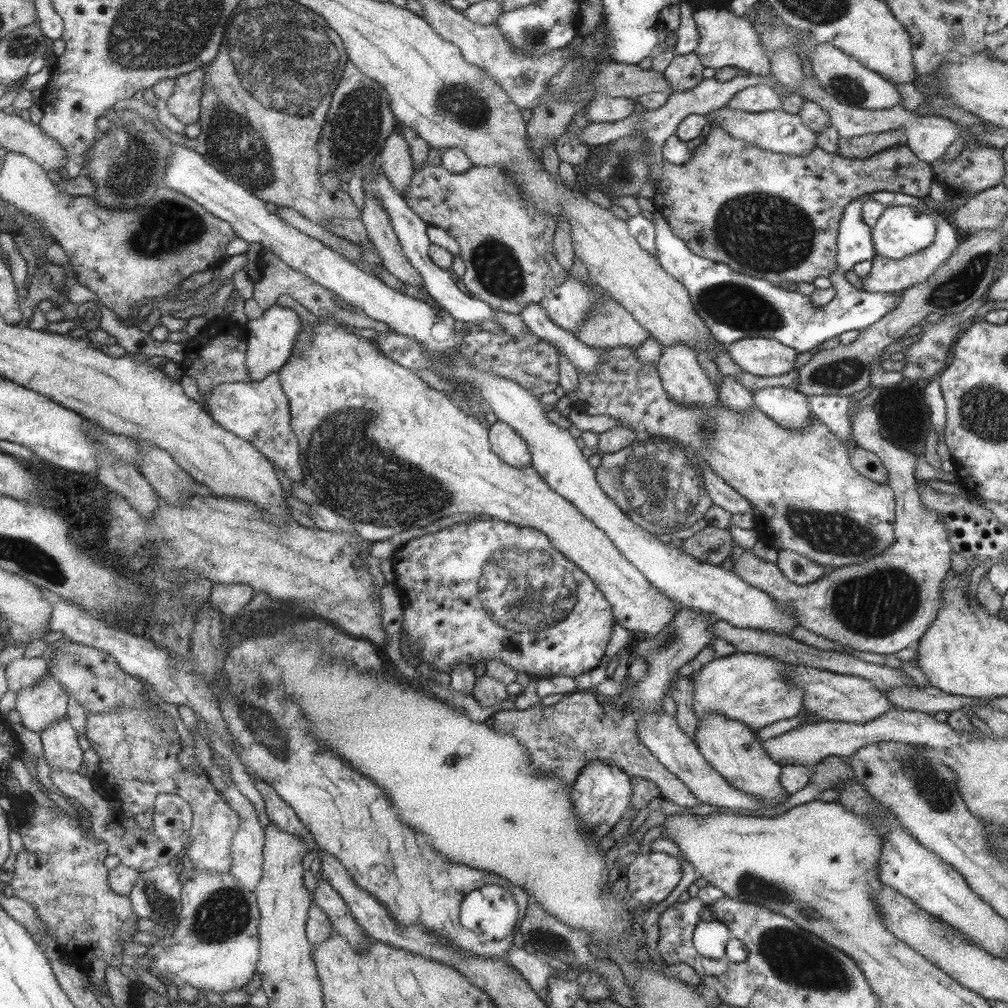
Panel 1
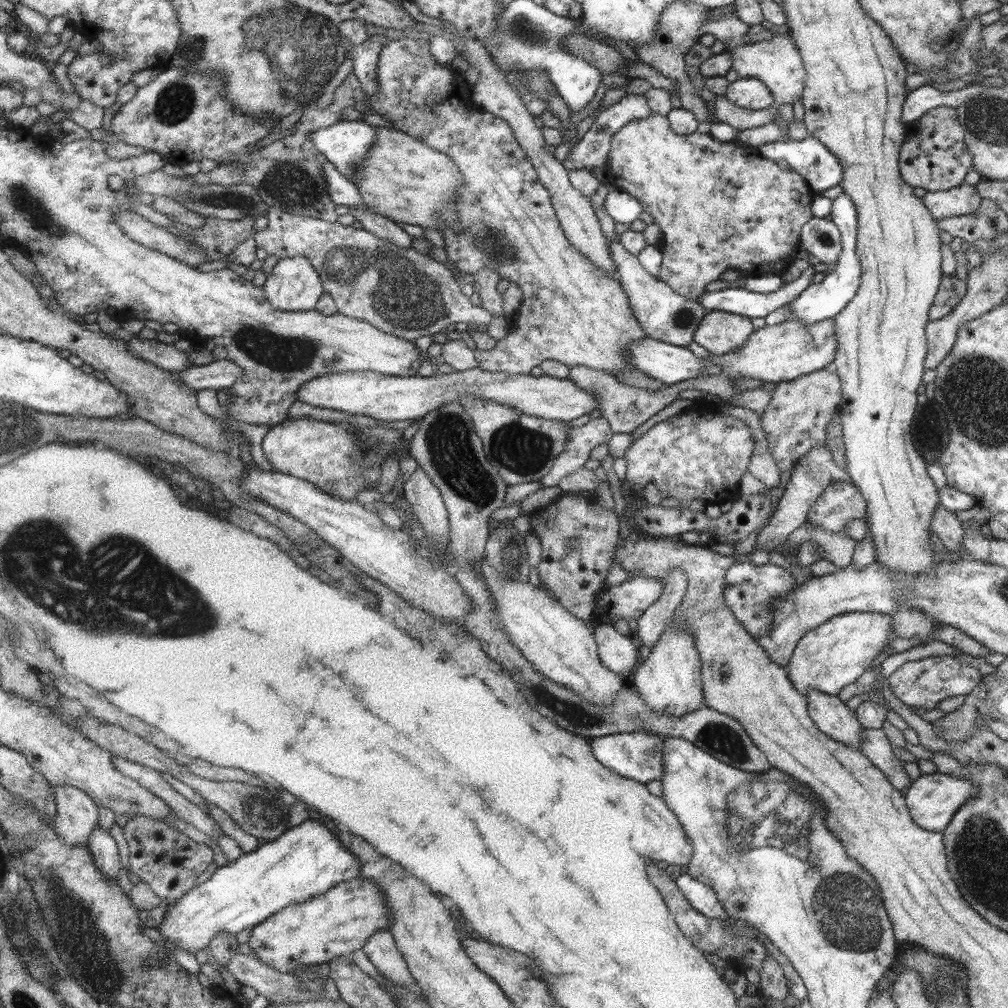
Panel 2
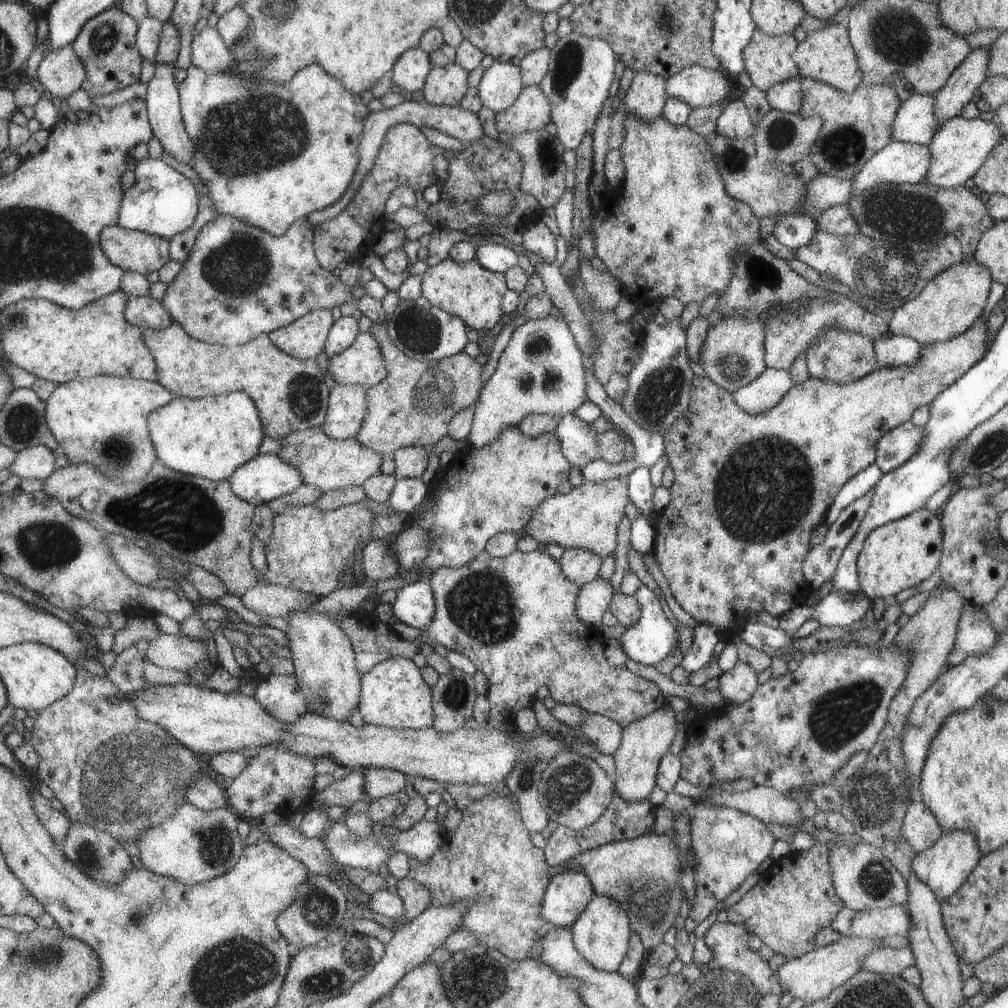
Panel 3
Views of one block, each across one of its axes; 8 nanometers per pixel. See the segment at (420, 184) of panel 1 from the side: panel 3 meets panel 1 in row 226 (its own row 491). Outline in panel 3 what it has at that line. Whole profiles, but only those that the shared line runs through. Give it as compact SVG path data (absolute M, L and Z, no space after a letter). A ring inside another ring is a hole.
M509 425L499 430L497 436L495 436L489 444L485 444L485 446L478 449L469 448L459 455L456 455L448 466L442 468L440 474L436 478L435 488L439 489L439 494L435 500L435 504L433 504L433 508L423 508L423 512L425 514L423 514L420 518L417 518L417 520L413 519L413 512L409 514L409 516L411 516L411 523L413 525L423 527L424 531L430 536L430 545L428 546L427 556L421 561L420 566L415 570L415 572L418 573L420 571L424 571L427 568L430 568L431 570L435 570L439 567L459 568L462 564L474 559L479 552L483 551L491 536L497 535L498 533L517 533L525 528L526 524L530 522L534 508L538 507L538 504L542 503L543 499L554 495L556 493L555 488L557 488L557 484L568 478L570 467L569 461L563 456L559 439L555 436L553 431L543 433L539 436L528 437L522 434L519 426L515 425Z

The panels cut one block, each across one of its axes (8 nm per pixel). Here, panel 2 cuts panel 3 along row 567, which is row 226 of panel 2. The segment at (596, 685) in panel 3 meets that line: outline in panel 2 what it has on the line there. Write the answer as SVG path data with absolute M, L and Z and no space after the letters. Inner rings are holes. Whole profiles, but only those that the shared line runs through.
M401 37L397 40L391 40L389 44L384 46L380 50L380 54L377 62L377 70L375 70L375 77L377 77L377 92L373 96L367 96L365 93L365 101L363 106L375 111L375 113L385 117L389 121L389 125L398 131L407 133L410 137L414 137L417 140L421 140L426 145L430 145L432 149L436 149L439 152L445 153L450 157L451 161L457 165L459 173L461 173L461 184L456 191L455 202L455 215L457 215L457 225L459 228L449 228L445 224L441 224L437 230L441 233L441 237L444 242L444 251L448 260L452 262L455 270L462 276L470 278L475 272L483 267L489 267L489 269L495 269L495 273L499 275L499 278L508 280L509 283L517 284L517 287L521 289L521 304L519 305L519 316L517 316L516 327L507 332L507 334L496 341L491 350L482 351L477 348L471 350L475 355L475 361L477 361L477 367L487 372L505 372L508 375L529 375L529 370L539 366L543 360L554 360L565 364L569 368L571 366L587 366L587 368L593 368L599 371L605 371L611 375L617 374L617 372L623 372L627 368L632 368L627 363L627 351L625 348L633 342L639 342L641 338L646 338L643 329L639 327L637 318L634 313L631 312L630 301L627 300L626 292L613 278L609 278L607 274L603 274L601 270L595 264L591 264L590 260L587 260L586 256L583 256L578 249L570 244L567 240L566 234L562 230L562 226L558 222L557 214L554 212L554 207L550 203L550 194L544 188L542 183L538 180L538 175L535 172L534 165L527 160L526 152L523 148L519 147L518 141L515 140L514 133L511 132L510 125L506 123L506 120L493 116L490 112L484 111L483 108L473 104L471 102L471 86L467 84L467 80L464 80L464 73L459 72L457 69L447 67L443 68L443 64L439 64L439 60L435 60L435 52L431 52L431 44L427 41L418 39L411 39L409 37Z

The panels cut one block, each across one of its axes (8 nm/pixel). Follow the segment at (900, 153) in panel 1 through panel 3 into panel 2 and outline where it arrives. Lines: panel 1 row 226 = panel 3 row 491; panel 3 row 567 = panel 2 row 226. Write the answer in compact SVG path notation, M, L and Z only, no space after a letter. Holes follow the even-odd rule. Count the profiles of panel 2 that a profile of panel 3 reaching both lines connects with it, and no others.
M650 113L647 118L639 118L639 120L631 120L631 122L623 124L623 127L611 135L609 145L611 149L609 149L605 168L607 181L611 186L635 198L641 204L641 210L647 212L653 218L653 223L657 224L661 229L659 240L661 241L660 252L662 259L656 278L664 282L679 296L695 301L707 289L717 286L718 276L723 274L725 270L738 271L751 277L776 275L783 270L783 267L790 264L791 258L795 258L795 248L800 245L799 238L802 226L812 217L811 201L813 193L803 177L799 176L791 168L783 168L783 164L779 164L779 160L777 162L767 160L763 158L763 154L758 153L756 147L743 145L737 140L724 143L723 141L715 141L708 133L698 132L679 135L670 128L670 122L666 116L653 113Z

